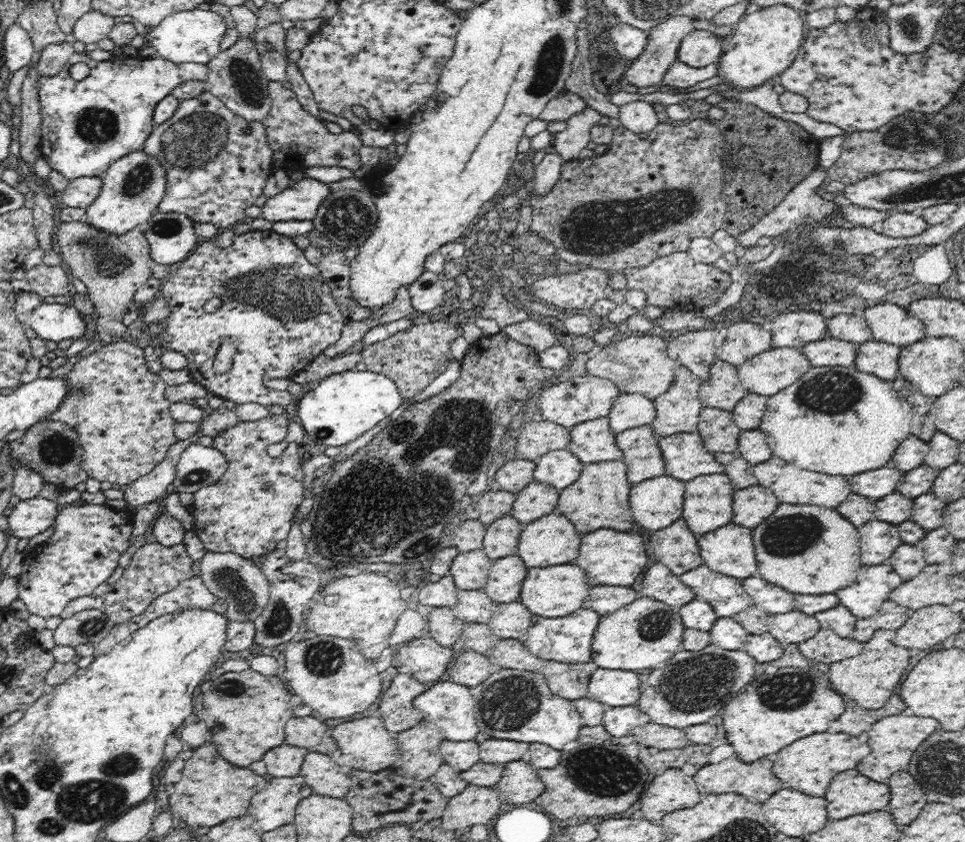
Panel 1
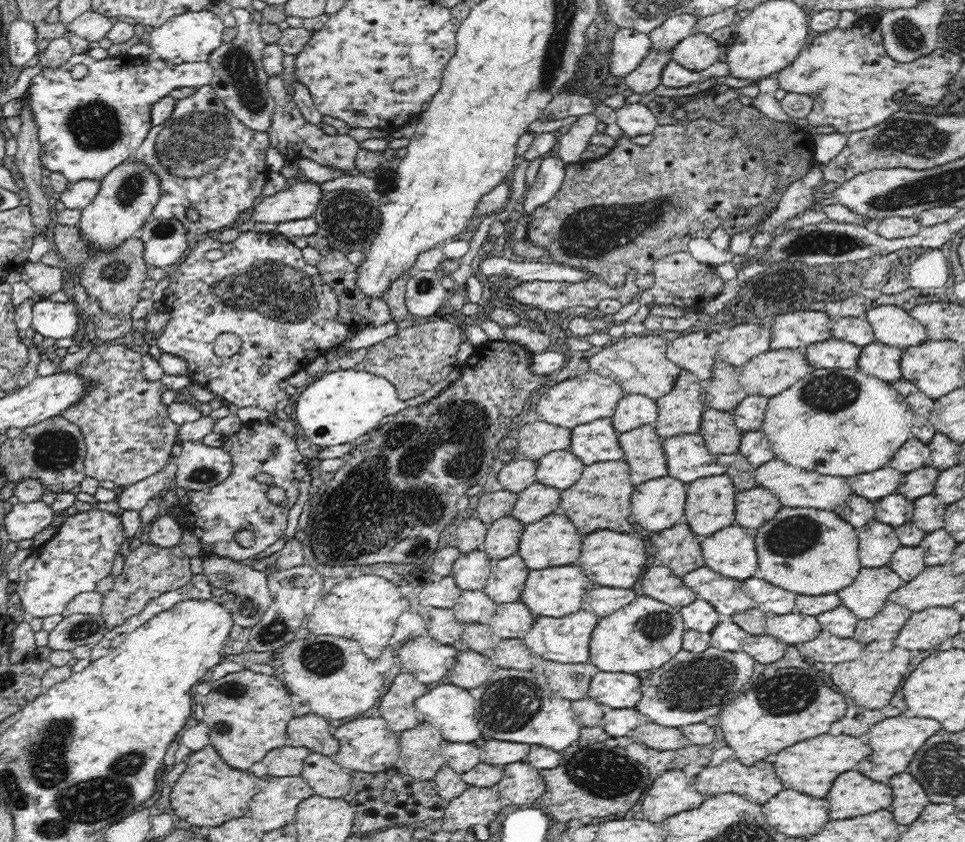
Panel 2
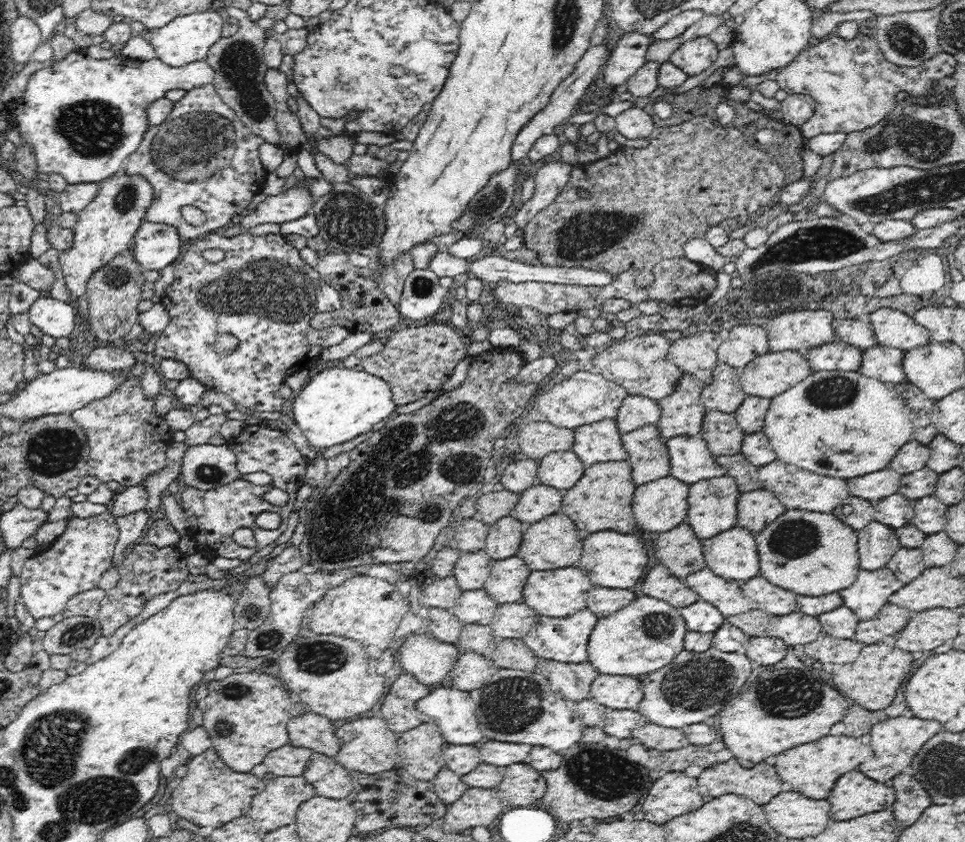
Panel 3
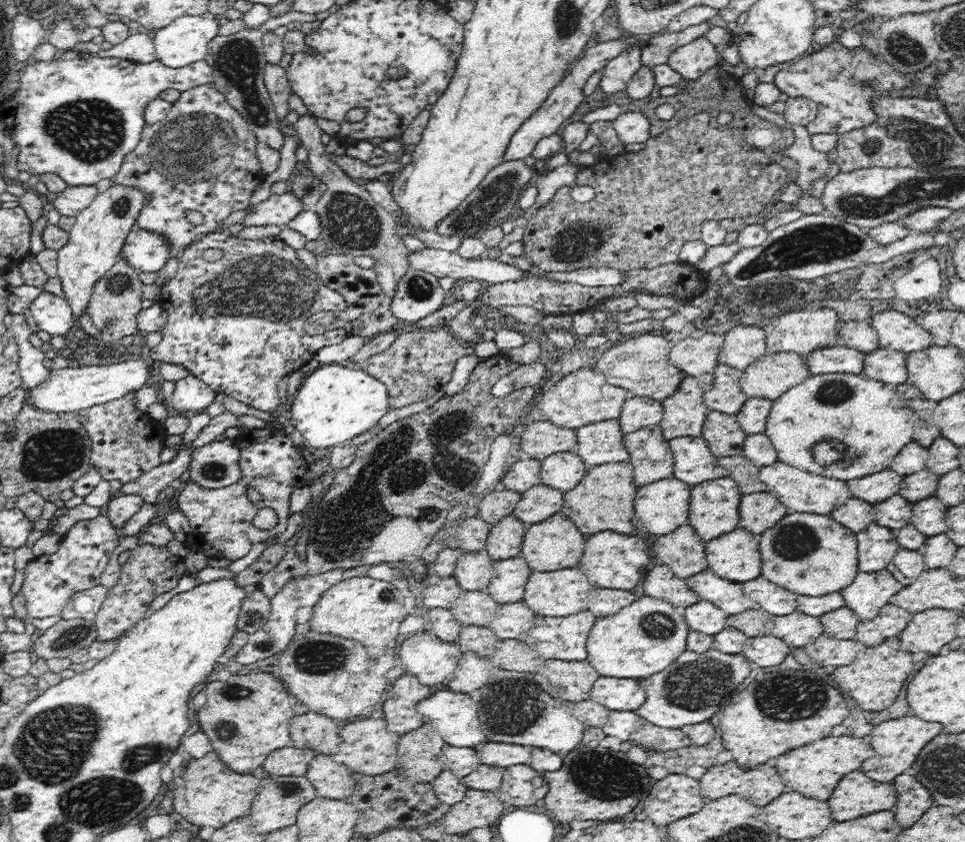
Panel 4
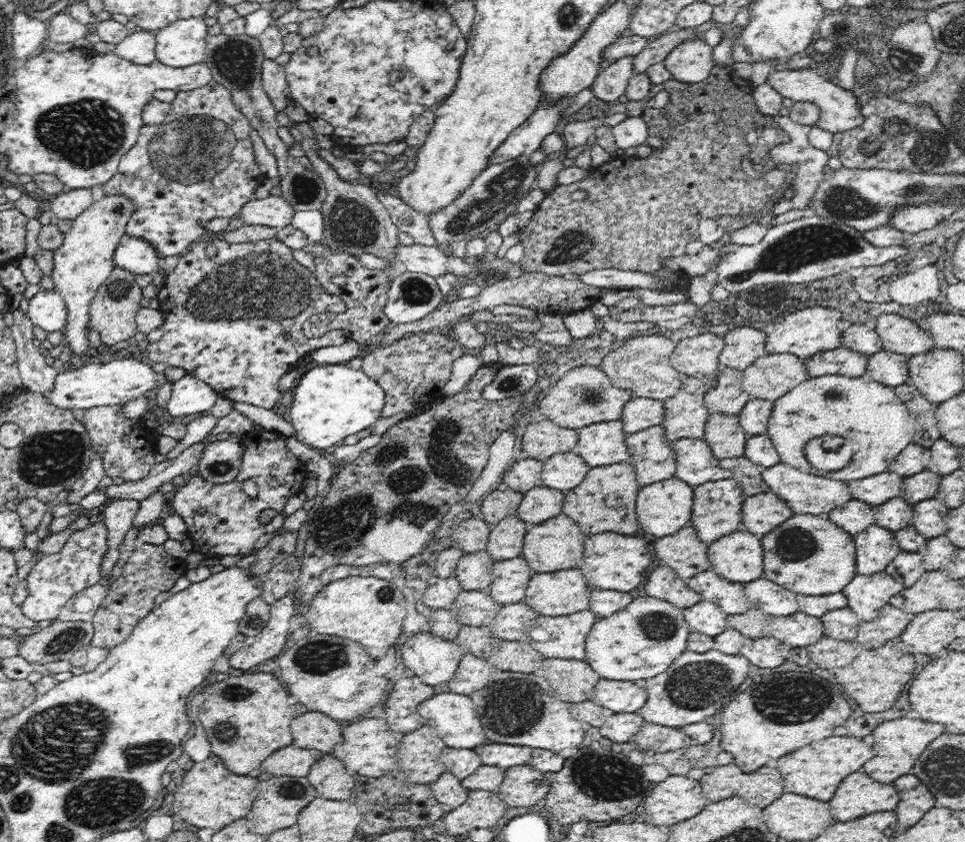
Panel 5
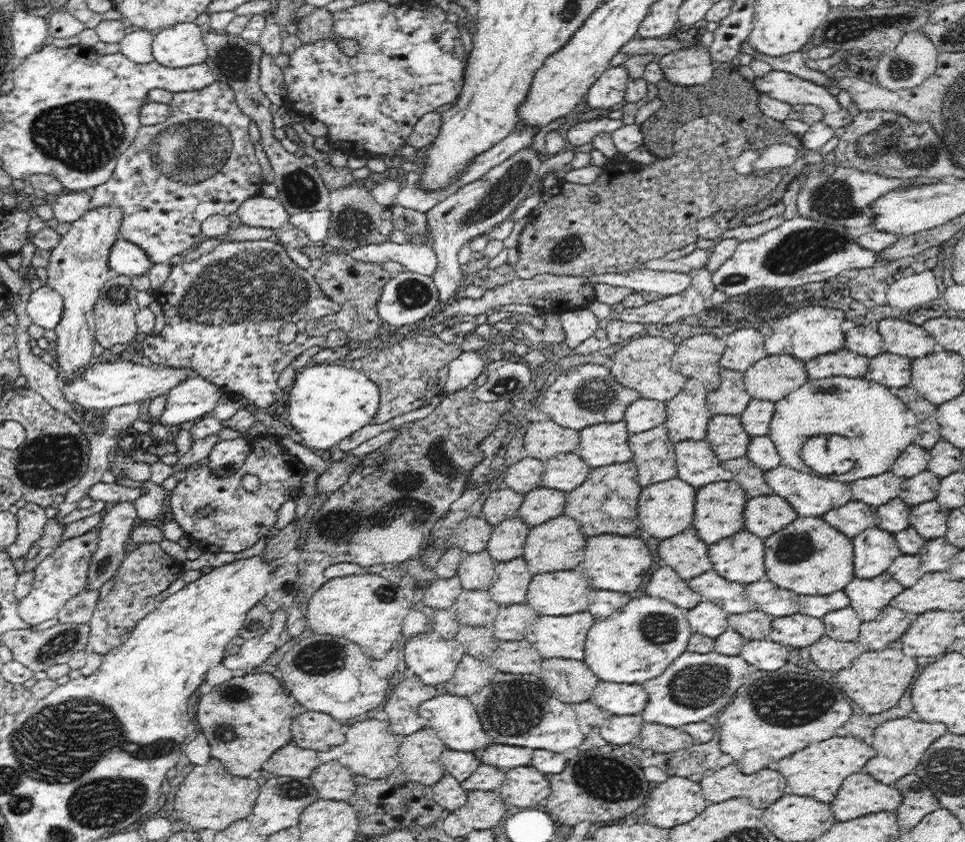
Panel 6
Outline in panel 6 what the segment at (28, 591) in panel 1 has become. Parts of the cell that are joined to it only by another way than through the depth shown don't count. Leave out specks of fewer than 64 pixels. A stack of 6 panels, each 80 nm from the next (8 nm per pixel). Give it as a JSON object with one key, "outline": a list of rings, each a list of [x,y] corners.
{"outline":[[[98,530],[76,535],[63,540],[61,545],[42,560],[35,568],[35,577],[30,592],[19,599],[18,615],[30,627],[36,627],[42,622],[58,617],[60,609],[73,596],[80,594],[86,588],[88,578],[88,562],[98,546]]]}

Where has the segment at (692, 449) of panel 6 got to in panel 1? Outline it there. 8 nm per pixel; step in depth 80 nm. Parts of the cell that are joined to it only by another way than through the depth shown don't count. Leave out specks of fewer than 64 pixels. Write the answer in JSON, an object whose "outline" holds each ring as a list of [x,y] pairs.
{"outline":[[[678,433],[659,438],[659,447],[666,466],[665,474],[686,483],[700,474],[720,474],[724,467],[696,433]]]}

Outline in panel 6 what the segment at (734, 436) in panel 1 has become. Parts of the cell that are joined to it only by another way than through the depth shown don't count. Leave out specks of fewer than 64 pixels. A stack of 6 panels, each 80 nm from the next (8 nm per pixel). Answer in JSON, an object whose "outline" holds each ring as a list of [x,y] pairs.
{"outline":[[[713,415],[709,420],[705,440],[711,444],[715,455],[722,462],[746,456],[750,439],[741,417]]]}

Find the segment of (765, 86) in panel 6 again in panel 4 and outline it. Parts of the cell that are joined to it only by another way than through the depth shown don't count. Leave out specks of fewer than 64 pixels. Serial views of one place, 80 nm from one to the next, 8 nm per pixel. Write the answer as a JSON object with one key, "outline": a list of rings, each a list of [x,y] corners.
{"outline":[[[838,39],[830,43],[828,47],[815,47],[808,54],[797,58],[789,65],[785,65],[772,79],[772,83],[780,89],[781,93],[787,94],[790,99],[796,97],[804,97],[812,100],[817,104],[817,117],[809,122],[805,127],[810,134],[844,134],[859,128],[864,128],[874,122],[874,111],[870,107],[870,100],[878,97],[886,90],[902,90],[902,88],[910,88],[911,80],[915,78],[910,75],[906,76],[898,73],[890,67],[888,63],[880,63],[866,53],[864,49],[848,50]]]}

